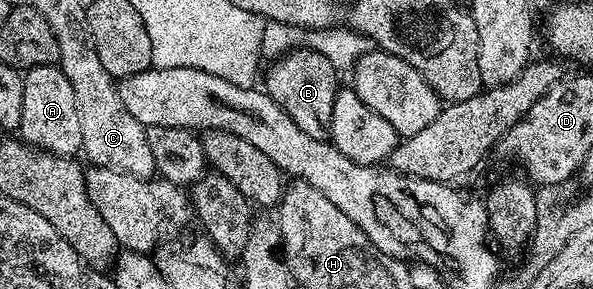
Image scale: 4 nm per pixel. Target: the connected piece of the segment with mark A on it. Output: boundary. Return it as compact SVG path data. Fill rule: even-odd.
M41 65L25 70L24 115L22 116L21 140L46 153L57 153L59 157L73 158L82 147L80 115L76 107L76 91L68 83L68 75L58 65Z

